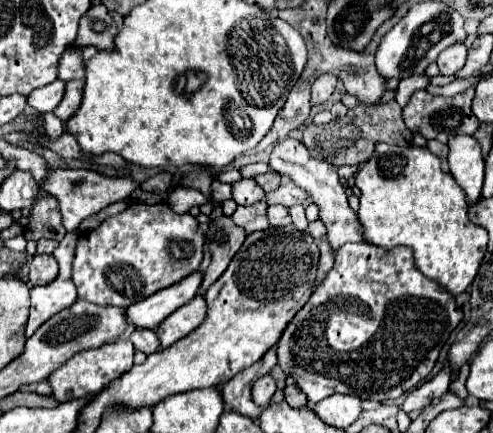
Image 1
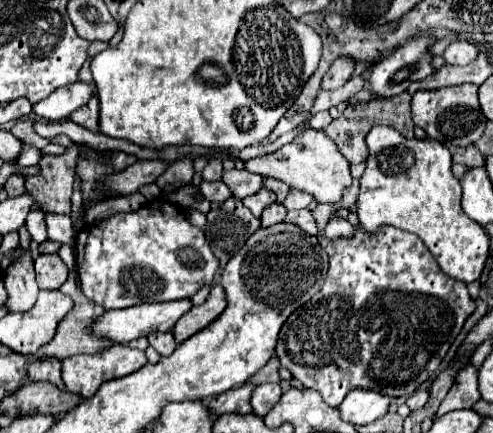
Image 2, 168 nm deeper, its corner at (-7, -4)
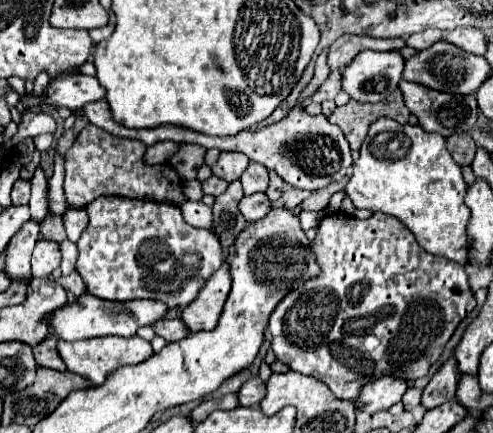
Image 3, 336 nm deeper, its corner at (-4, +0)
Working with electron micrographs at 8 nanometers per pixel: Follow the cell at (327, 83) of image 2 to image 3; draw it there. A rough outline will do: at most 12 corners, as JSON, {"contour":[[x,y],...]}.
{"contour":[[337,38],[329,50],[329,68],[341,70],[361,50],[403,48],[403,38]]}

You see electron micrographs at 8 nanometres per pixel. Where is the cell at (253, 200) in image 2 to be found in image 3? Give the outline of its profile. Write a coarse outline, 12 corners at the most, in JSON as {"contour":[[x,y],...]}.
{"contour":[[251,162],[241,176],[243,192],[265,192],[269,174]]}

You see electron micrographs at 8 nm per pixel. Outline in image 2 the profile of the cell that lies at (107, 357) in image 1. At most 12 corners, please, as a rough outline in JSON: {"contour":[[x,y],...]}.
{"contour":[[116,344],[62,360],[68,392],[92,398],[100,384],[146,364],[142,350]]}

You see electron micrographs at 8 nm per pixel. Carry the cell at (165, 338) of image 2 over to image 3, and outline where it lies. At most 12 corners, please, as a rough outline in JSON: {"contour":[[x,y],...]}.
{"contour":[[181,318],[157,320],[153,330],[167,342],[189,336],[189,328]]}

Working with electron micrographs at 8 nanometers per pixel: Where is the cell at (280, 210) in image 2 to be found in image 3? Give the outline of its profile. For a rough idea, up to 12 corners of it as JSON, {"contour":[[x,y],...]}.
{"contour":[[265,194],[243,196],[239,210],[247,222],[265,218],[271,202]]}

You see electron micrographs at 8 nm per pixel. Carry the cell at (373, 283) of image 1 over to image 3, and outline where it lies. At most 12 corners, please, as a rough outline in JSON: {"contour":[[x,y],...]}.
{"contour":[[389,214],[319,222],[321,272],[269,318],[295,372],[357,400],[423,378],[475,308]]}

